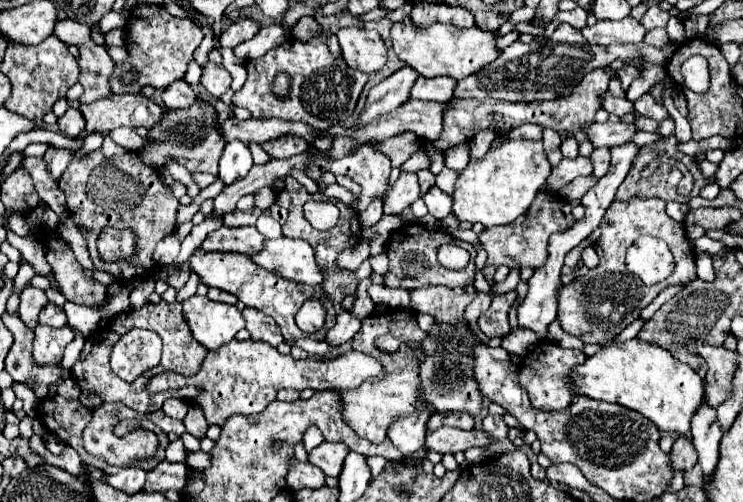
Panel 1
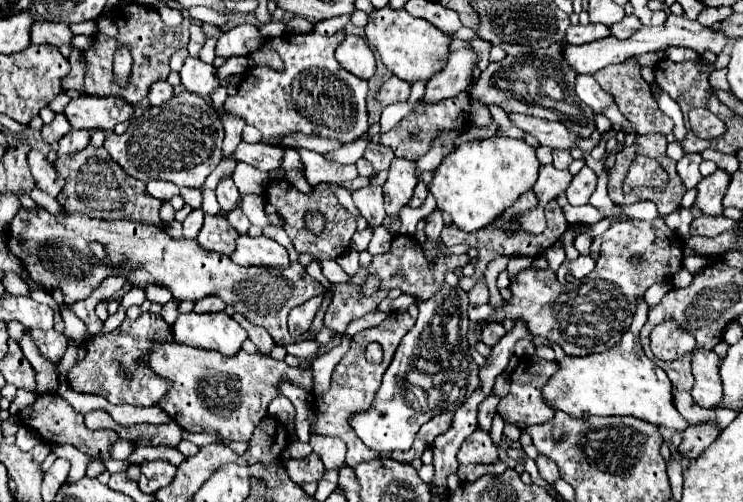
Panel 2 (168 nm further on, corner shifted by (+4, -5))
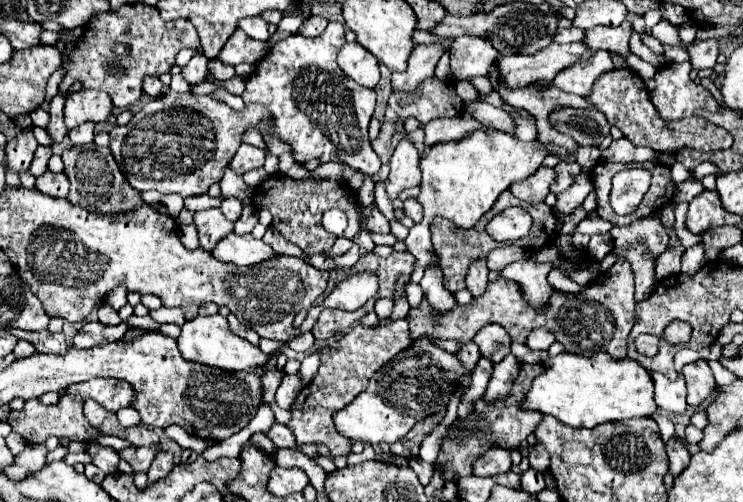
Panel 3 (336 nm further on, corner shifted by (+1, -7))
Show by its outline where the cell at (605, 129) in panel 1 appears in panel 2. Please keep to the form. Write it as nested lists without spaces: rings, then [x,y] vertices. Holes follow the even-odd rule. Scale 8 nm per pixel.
[[[509,114],[509,120],[513,126],[535,136],[541,142],[541,146],[569,150],[579,140],[575,134],[569,134],[569,130],[561,126],[561,122],[549,122],[549,120],[541,120],[541,118],[533,118],[525,114]]]

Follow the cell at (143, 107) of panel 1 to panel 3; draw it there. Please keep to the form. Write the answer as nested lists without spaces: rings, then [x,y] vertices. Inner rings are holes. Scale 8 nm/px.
[[[78,90],[66,96],[64,108],[64,122],[68,130],[84,124],[106,124],[112,116],[112,98],[102,90]]]

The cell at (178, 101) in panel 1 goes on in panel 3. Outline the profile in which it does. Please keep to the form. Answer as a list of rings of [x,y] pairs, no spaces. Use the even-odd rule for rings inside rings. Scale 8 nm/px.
[[[150,76],[150,78],[144,80],[144,92],[146,92],[148,96],[152,96],[152,98],[158,98],[158,96],[162,96],[164,86],[162,86],[162,82],[160,82],[158,78]]]

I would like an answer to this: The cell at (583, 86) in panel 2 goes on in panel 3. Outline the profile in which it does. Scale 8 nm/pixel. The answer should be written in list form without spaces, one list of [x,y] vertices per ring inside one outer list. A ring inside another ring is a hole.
[[[600,50],[600,52],[596,52],[596,56],[590,62],[576,62],[574,66],[560,72],[554,78],[554,86],[564,92],[576,94],[576,96],[588,96],[592,92],[594,80],[602,72],[608,72],[612,68],[614,68],[614,64],[610,60],[610,52]]]

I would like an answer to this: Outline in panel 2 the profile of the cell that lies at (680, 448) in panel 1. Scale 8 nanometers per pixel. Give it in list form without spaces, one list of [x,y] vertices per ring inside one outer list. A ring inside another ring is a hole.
[[[701,422],[701,424],[693,424],[683,432],[683,442],[677,448],[679,456],[687,456],[689,460],[699,458],[699,454],[717,440],[717,436],[721,434],[721,430],[717,428],[715,422]]]

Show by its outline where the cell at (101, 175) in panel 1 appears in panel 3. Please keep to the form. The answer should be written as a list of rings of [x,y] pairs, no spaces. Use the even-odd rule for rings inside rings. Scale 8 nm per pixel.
[[[96,144],[84,146],[84,148],[70,148],[62,154],[64,160],[64,174],[70,180],[70,192],[68,200],[76,206],[86,208],[92,214],[116,214],[116,212],[128,212],[132,208],[140,208],[144,204],[140,192],[136,192],[124,174],[120,172],[110,148],[100,148]]]

